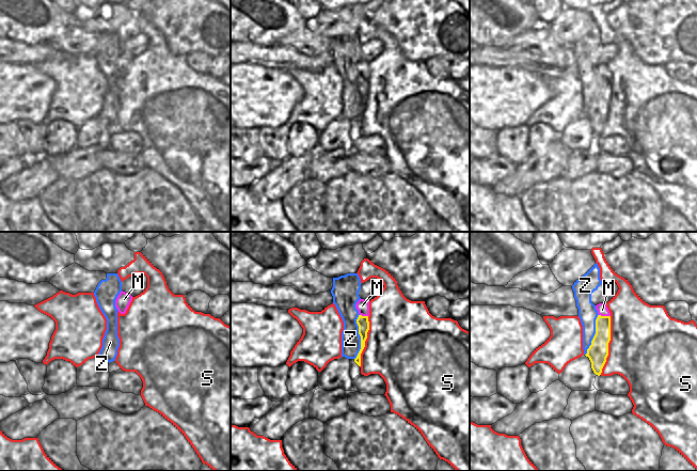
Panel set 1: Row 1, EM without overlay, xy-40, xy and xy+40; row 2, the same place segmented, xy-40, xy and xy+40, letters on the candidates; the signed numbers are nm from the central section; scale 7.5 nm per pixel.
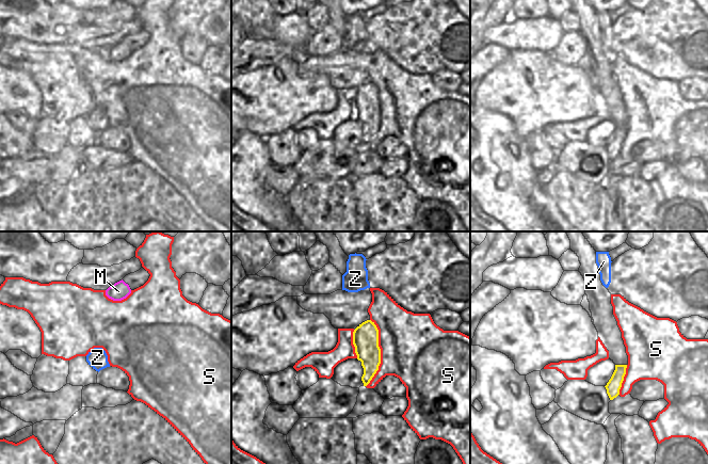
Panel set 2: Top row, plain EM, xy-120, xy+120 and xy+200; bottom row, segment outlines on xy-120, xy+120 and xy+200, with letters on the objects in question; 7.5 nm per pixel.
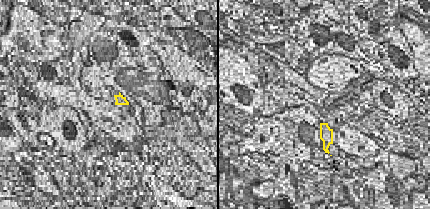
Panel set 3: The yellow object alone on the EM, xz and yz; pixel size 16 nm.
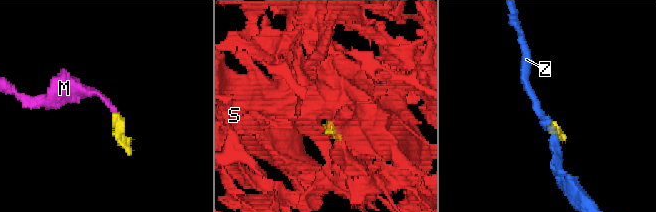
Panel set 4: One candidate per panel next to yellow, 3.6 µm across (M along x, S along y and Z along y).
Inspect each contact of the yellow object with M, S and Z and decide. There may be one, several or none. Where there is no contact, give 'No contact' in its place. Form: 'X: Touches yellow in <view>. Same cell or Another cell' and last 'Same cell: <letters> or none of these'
M: Touches yellow in xy+40. Same cell
S: Touches yellow in xy+40. Another cell
Z: Touches yellow in xy. Another cell
Same cell: M

